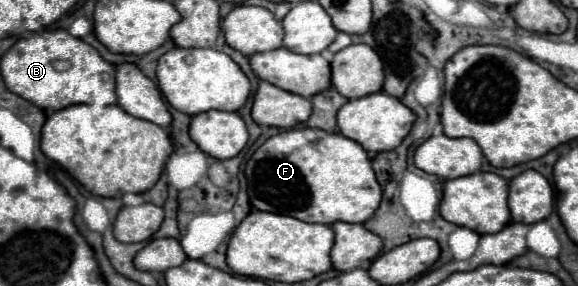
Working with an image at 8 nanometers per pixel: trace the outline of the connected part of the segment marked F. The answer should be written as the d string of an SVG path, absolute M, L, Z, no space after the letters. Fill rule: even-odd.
M294 128L268 138L246 164L250 204L262 212L276 212L302 222L334 224L366 222L382 200L382 188L370 158L358 142L340 132L326 134L314 128Z

